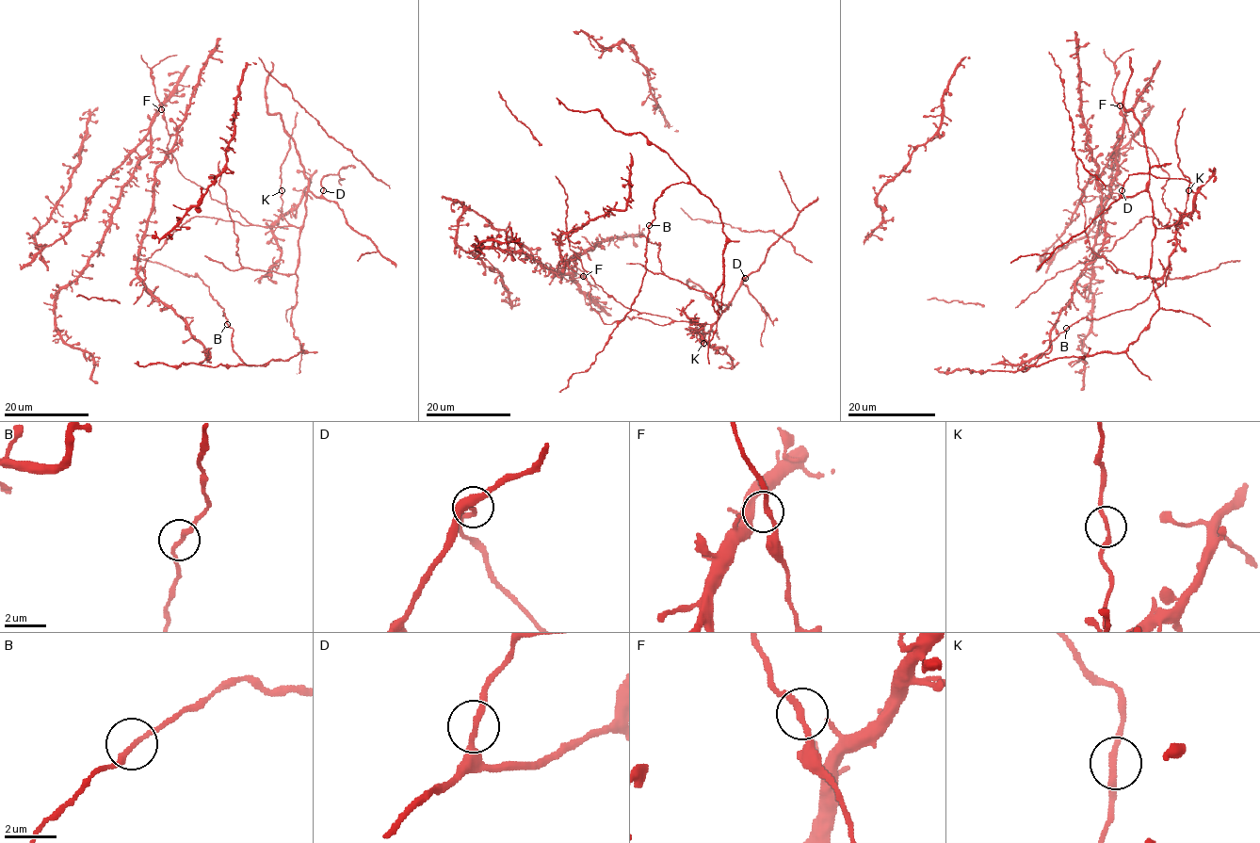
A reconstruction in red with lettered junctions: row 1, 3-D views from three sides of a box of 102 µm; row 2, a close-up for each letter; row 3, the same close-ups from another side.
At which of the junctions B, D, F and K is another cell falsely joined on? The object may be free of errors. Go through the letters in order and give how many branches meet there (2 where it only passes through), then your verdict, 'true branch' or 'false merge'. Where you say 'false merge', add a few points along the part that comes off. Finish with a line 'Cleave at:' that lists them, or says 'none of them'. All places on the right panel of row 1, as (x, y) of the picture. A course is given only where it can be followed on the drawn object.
B: 2 branches meet; true branch
D: 2 branches meet; true branch
F: 2 branches meet; true branch
K: 2 branches meet; true branch
Cleave at: none of them

